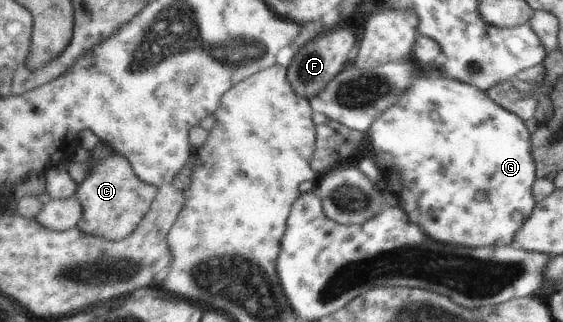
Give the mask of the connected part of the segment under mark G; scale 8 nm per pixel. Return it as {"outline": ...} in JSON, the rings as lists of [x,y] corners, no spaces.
{"outline":[[[439,73],[421,76],[413,80],[391,109],[376,119],[370,131],[377,165],[383,171],[401,171],[405,185],[401,197],[407,201],[403,209],[437,243],[469,248],[511,246],[536,208],[533,186],[538,175],[532,134],[516,113],[501,107],[487,91],[473,84],[441,77]]]}

